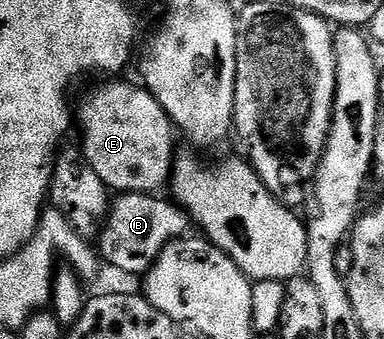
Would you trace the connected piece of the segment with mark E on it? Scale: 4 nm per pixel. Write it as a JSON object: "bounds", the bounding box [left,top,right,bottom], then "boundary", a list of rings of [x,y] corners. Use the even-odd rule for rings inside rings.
{"bounds":[79,79,175,194],"boundary":[[[109,79],[106,85],[93,89],[85,97],[79,113],[79,129],[81,125],[80,148],[85,154],[85,162],[92,167],[95,175],[103,179],[103,183],[114,194],[122,193],[152,193],[156,194],[161,188],[168,186],[173,172],[175,148],[173,149],[173,121],[163,111],[149,90],[140,84],[132,85],[125,79]]]}

